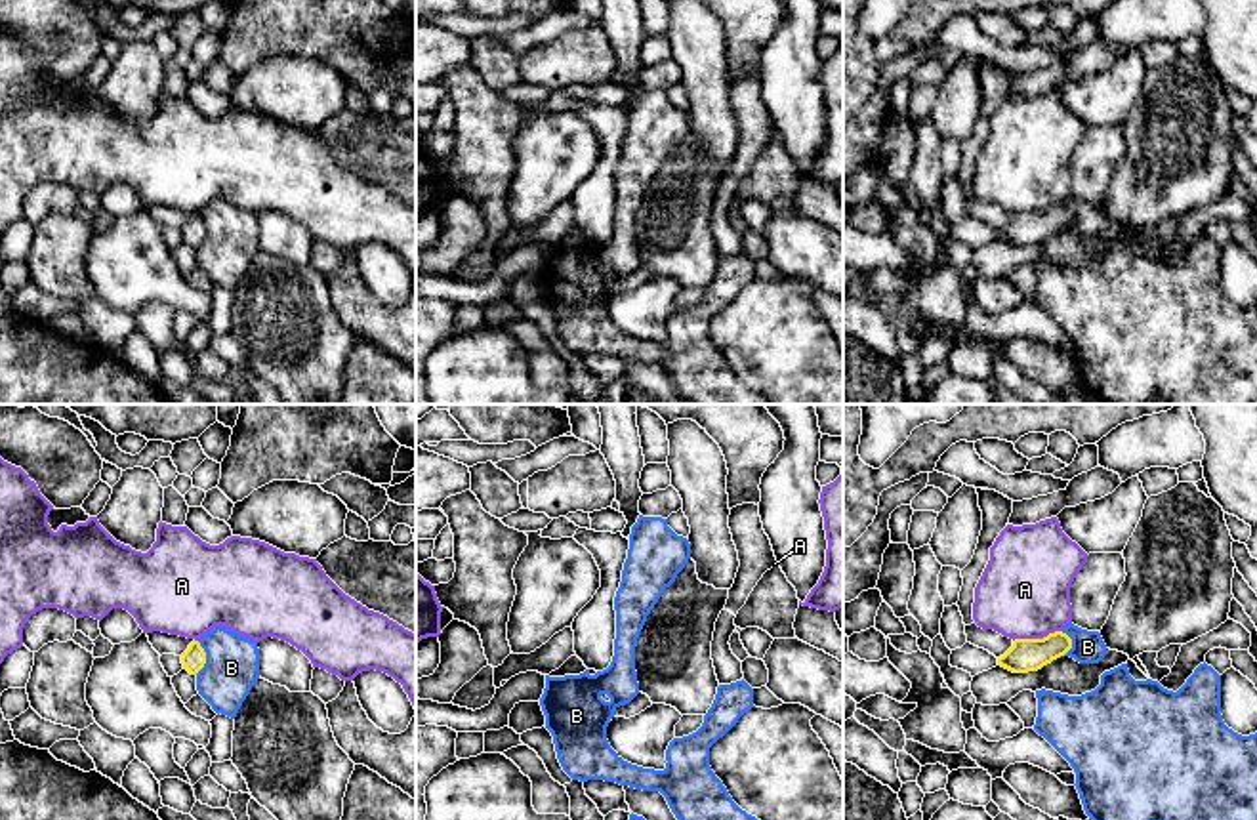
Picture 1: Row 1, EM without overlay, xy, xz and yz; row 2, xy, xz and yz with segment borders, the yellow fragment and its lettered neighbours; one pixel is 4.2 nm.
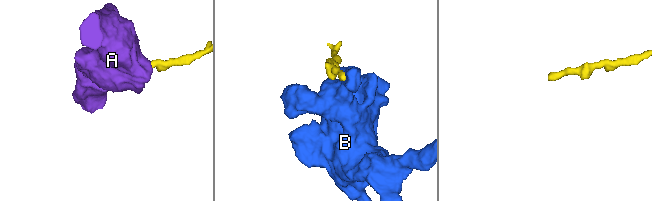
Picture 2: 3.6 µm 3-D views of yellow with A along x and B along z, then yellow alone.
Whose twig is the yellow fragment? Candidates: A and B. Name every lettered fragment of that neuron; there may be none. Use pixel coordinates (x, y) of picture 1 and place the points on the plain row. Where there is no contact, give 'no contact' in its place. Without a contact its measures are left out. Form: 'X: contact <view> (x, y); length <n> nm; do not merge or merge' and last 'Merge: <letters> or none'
A: contact yz (1036, 212); length 220 nm; do not merge
B: contact xy (205, 231); length 140 nm; do not merge
Merge: none

